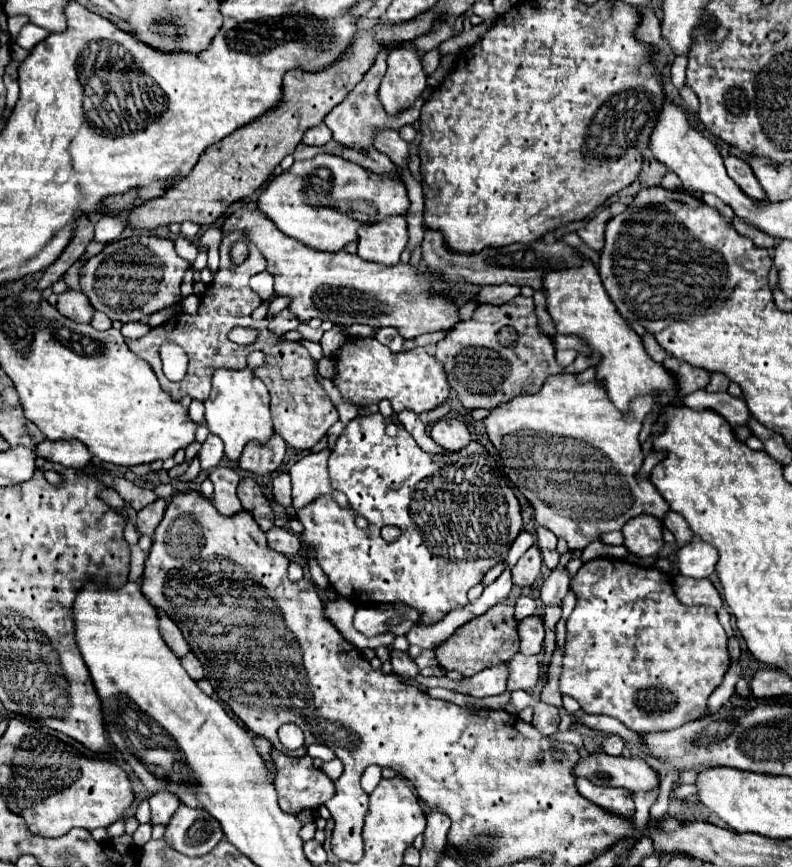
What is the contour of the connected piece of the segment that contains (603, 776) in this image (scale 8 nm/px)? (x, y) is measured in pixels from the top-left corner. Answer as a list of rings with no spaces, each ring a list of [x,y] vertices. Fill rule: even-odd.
[[[589,753],[573,769],[573,777],[585,777],[595,785],[625,787],[631,793],[651,791],[659,785],[653,769],[639,757],[611,757],[607,753]]]

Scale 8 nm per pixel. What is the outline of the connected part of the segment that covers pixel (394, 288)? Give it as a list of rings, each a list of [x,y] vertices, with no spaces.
[[[242,209],[229,215],[221,228],[223,235],[241,231],[245,237],[263,253],[267,259],[267,271],[275,277],[275,295],[289,297],[289,311],[297,313],[299,321],[309,321],[313,317],[321,321],[331,321],[335,325],[365,323],[375,329],[395,327],[405,339],[413,339],[423,333],[451,329],[459,321],[459,313],[453,303],[437,291],[429,297],[435,279],[427,269],[415,271],[409,263],[397,263],[393,267],[377,265],[365,261],[347,251],[325,253],[309,249],[291,237],[285,237],[273,221],[265,217],[259,209]]]

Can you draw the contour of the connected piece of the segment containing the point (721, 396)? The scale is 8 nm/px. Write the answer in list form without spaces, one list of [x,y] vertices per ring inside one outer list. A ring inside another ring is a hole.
[[[695,391],[685,397],[685,403],[691,409],[713,409],[719,415],[723,415],[733,427],[747,425],[751,419],[751,413],[741,397],[733,397],[729,393],[707,393],[707,391]]]

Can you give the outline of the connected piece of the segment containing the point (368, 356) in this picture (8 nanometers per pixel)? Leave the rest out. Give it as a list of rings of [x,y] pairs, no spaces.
[[[375,337],[349,339],[335,355],[335,377],[333,385],[341,393],[345,403],[363,407],[389,399],[395,413],[405,409],[413,413],[425,413],[441,405],[449,397],[449,383],[443,371],[443,365],[431,357],[423,347],[409,351],[391,353]]]

